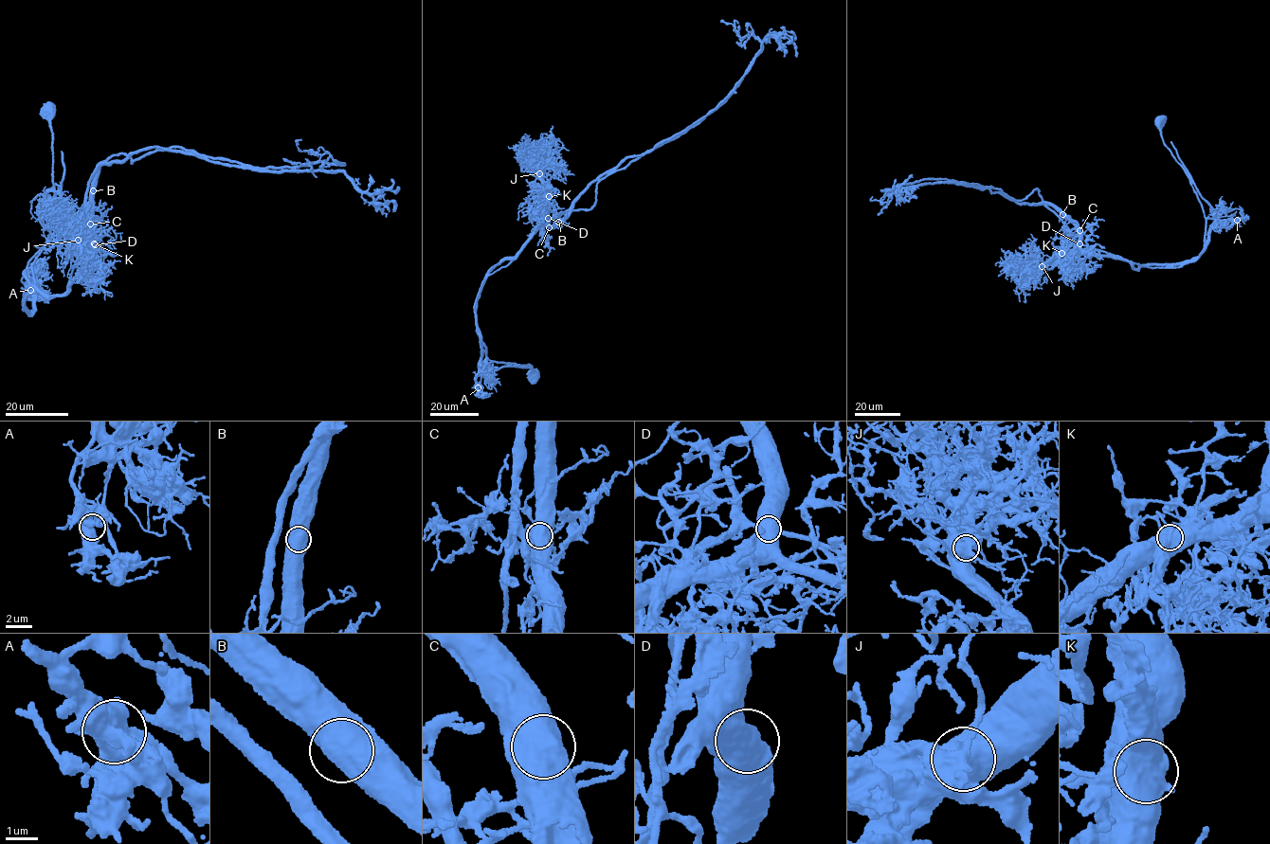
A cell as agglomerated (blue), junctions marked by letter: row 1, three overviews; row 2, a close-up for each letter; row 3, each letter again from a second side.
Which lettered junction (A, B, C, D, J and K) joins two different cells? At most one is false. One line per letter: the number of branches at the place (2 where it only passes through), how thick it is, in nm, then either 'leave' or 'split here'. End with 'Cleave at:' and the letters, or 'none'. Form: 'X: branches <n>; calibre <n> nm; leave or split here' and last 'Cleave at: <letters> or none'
A: branches 2; calibre 550 nm; leave
B: branches 1; calibre 1200 nm; leave
C: branches 1; calibre 1050 nm; leave
D: branches 1; calibre 1100 nm; leave
J: branches 1; calibre 900 nm; leave
K: branches 1; calibre 1450 nm; split here
Cleave at: K

